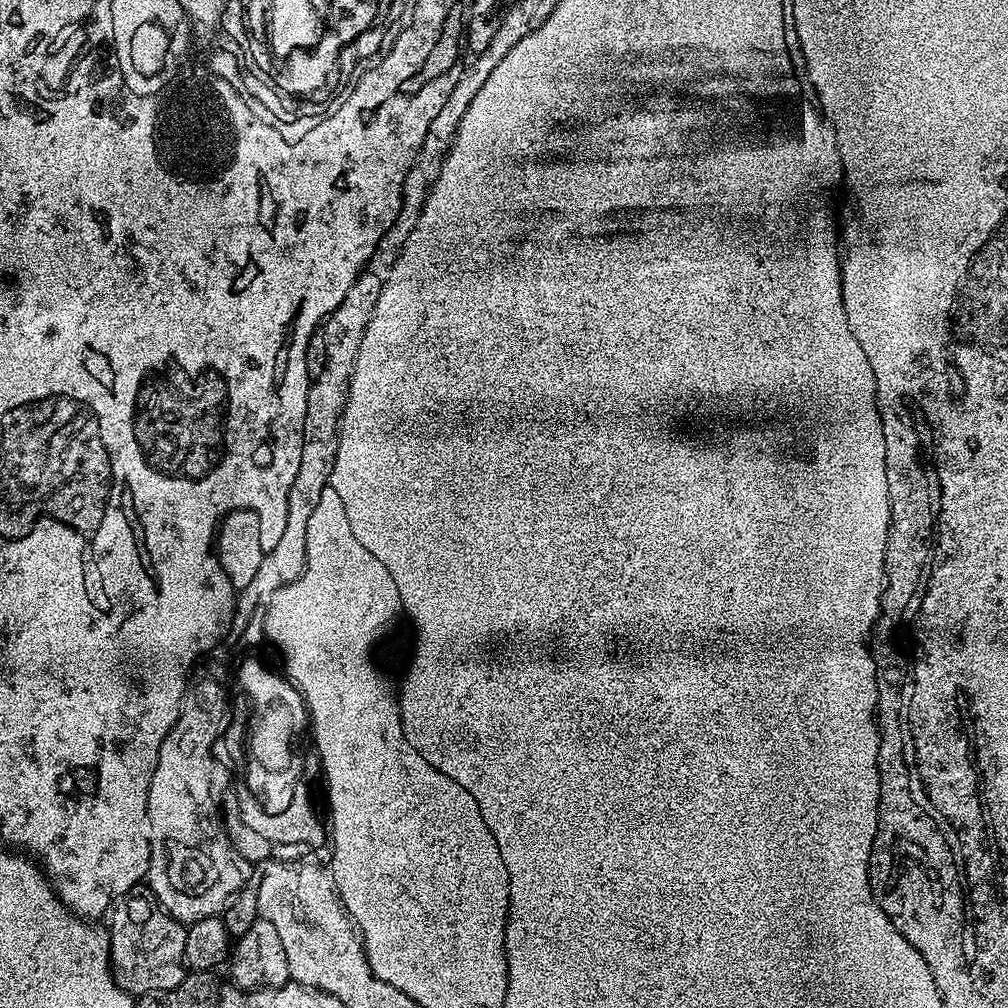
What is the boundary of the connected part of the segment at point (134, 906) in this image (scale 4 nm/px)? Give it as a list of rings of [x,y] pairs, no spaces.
[[[121,898],[113,903],[110,915],[107,917],[106,931],[108,934],[108,958],[112,969],[112,977],[120,987],[133,998],[141,998],[158,992],[169,992],[184,981],[186,965],[184,951],[188,929],[183,923],[175,920],[164,911],[157,910],[144,900]]]

